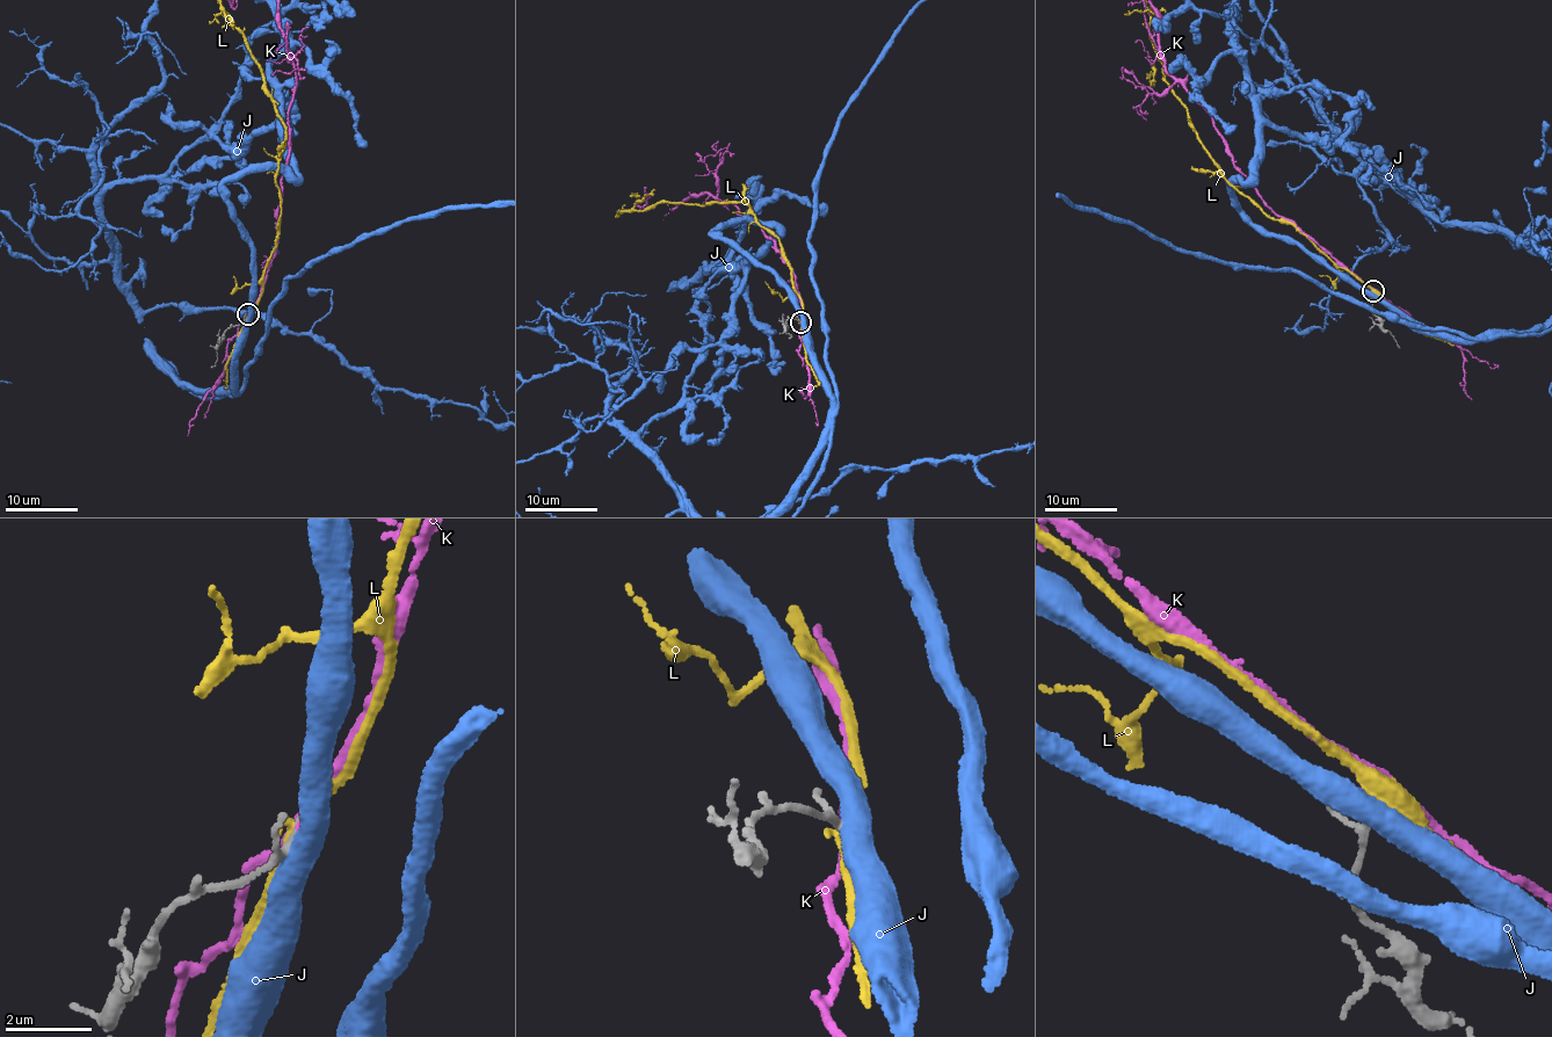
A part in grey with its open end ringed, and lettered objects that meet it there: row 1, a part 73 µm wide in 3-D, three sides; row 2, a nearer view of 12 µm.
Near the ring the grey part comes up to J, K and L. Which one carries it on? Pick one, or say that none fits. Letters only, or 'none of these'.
K

